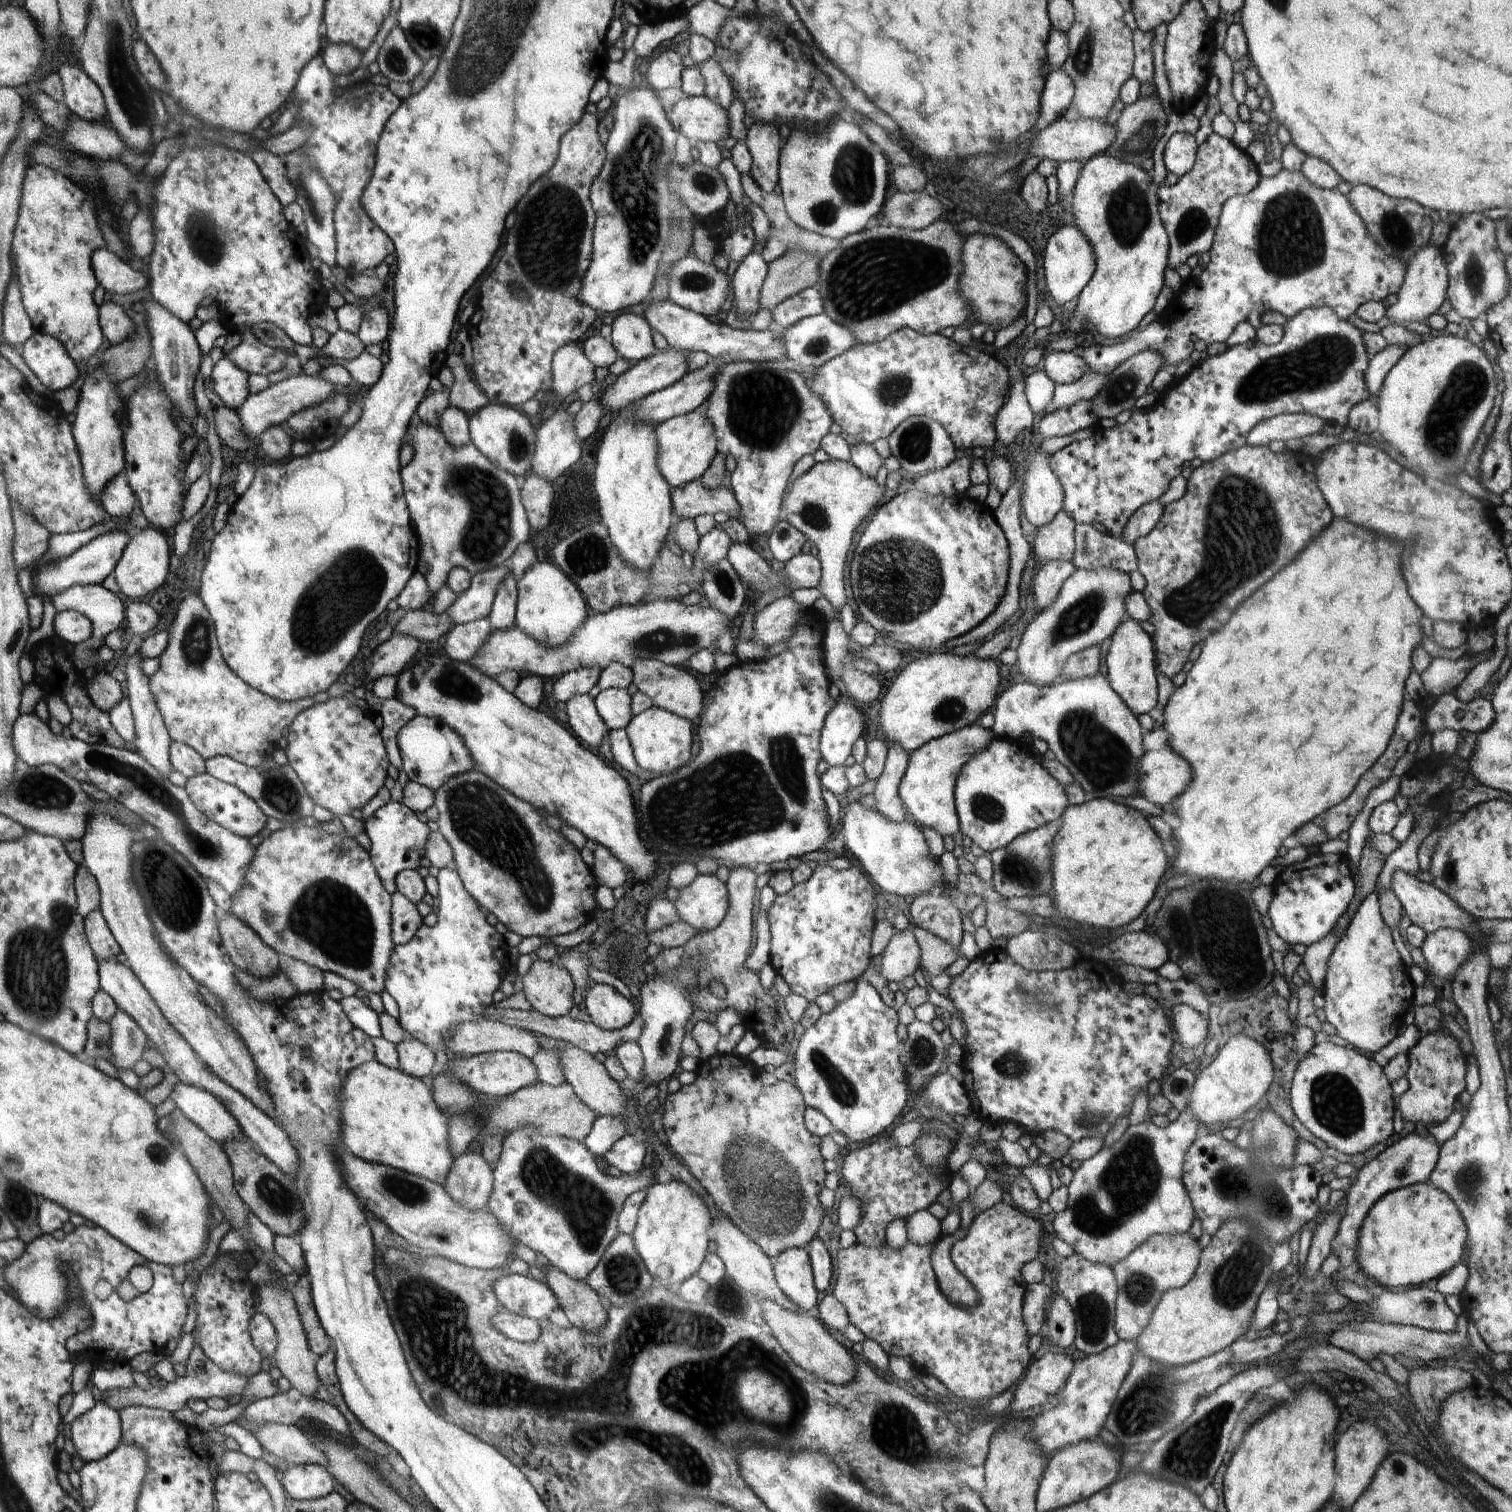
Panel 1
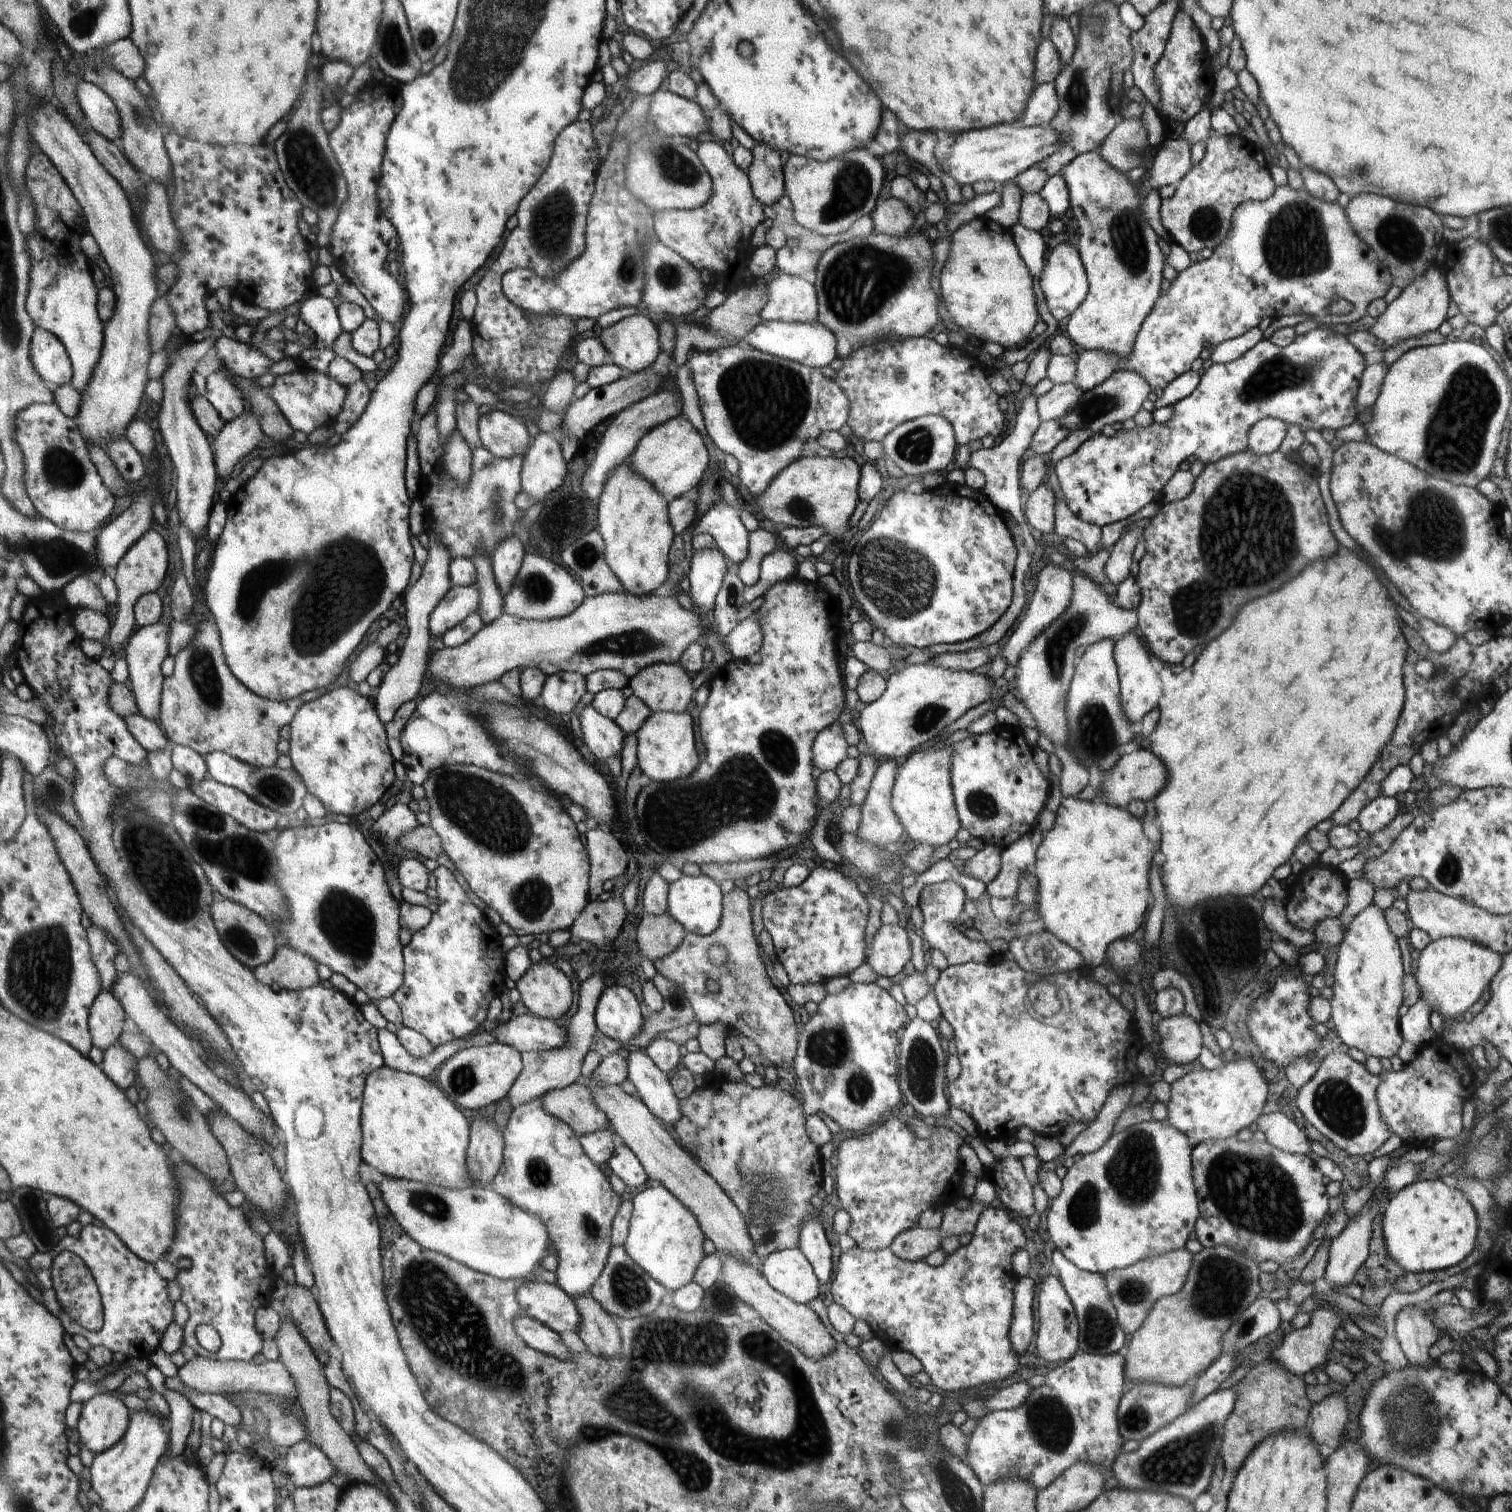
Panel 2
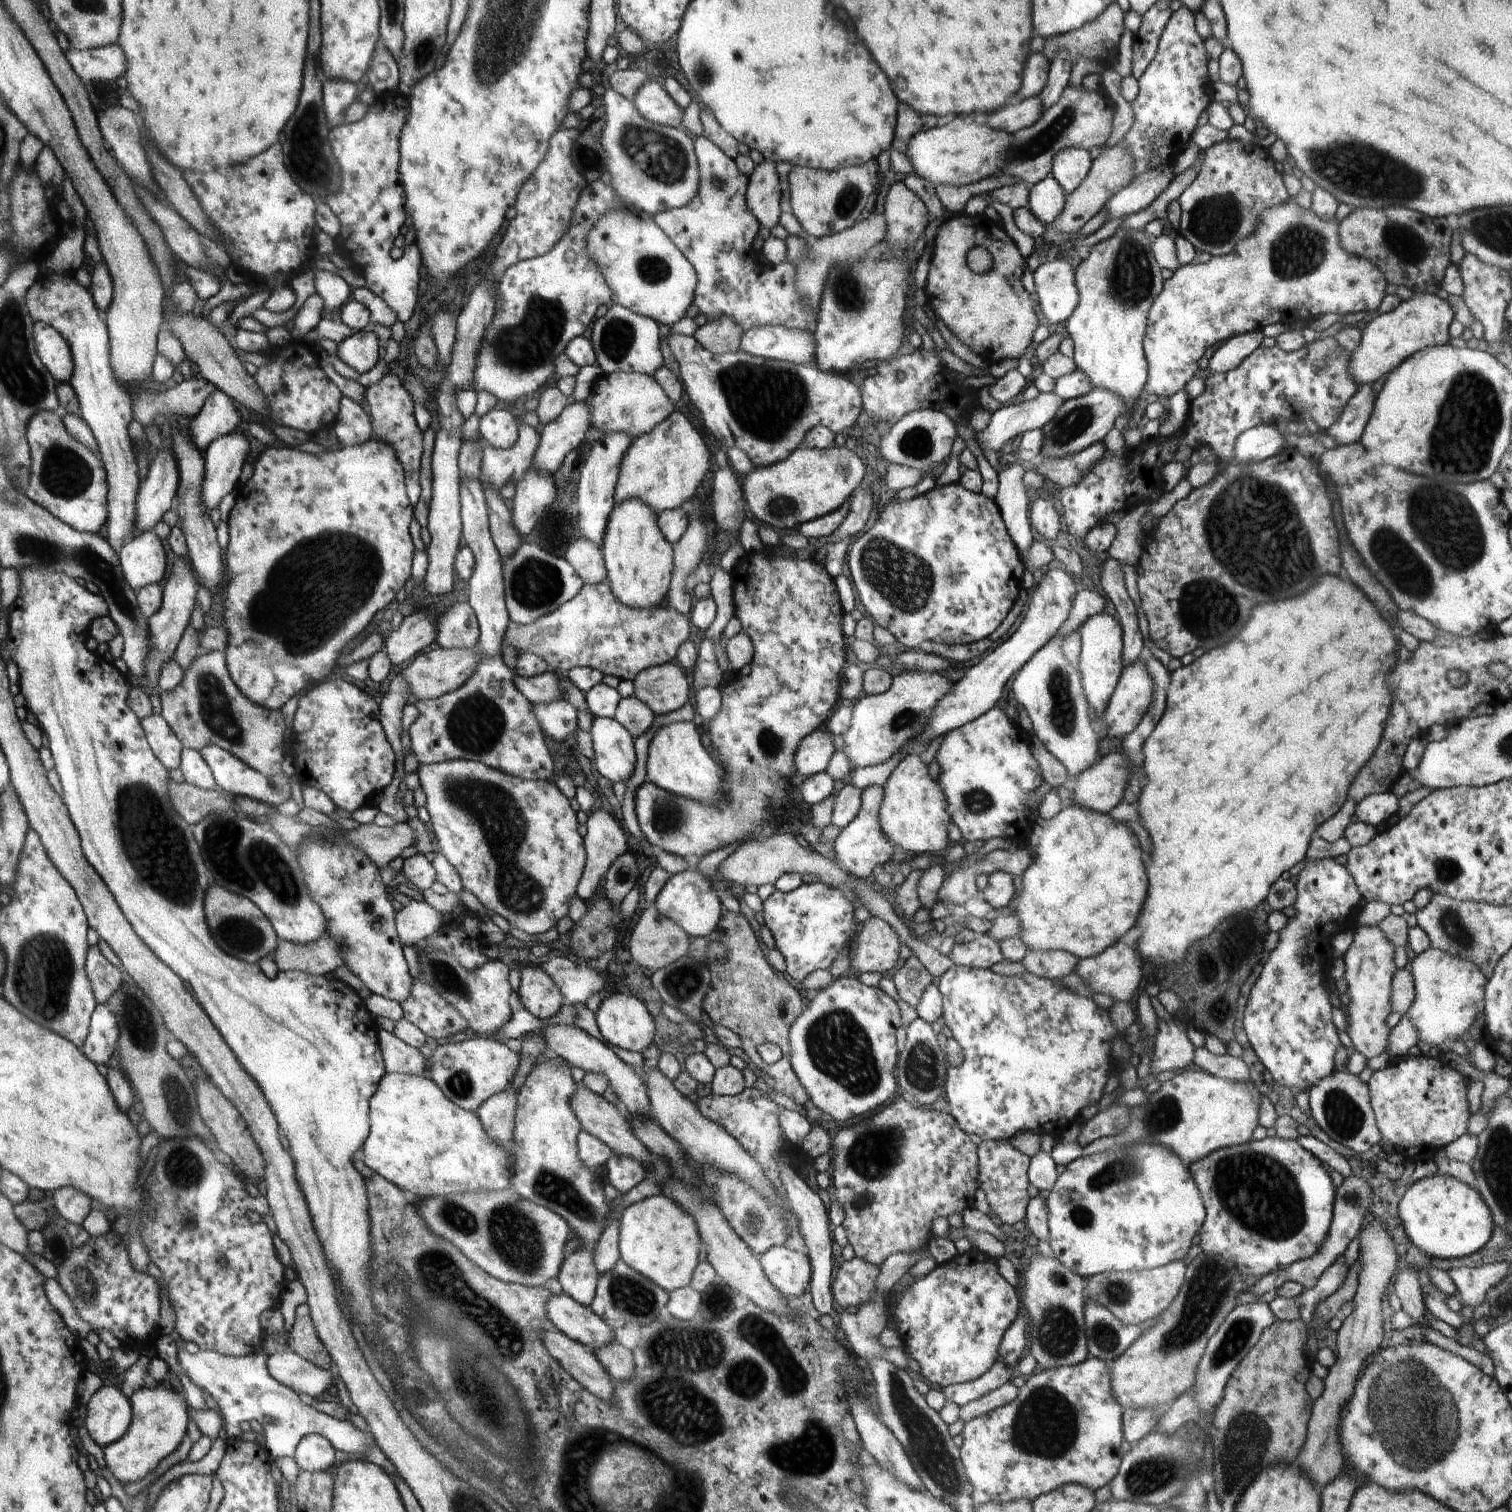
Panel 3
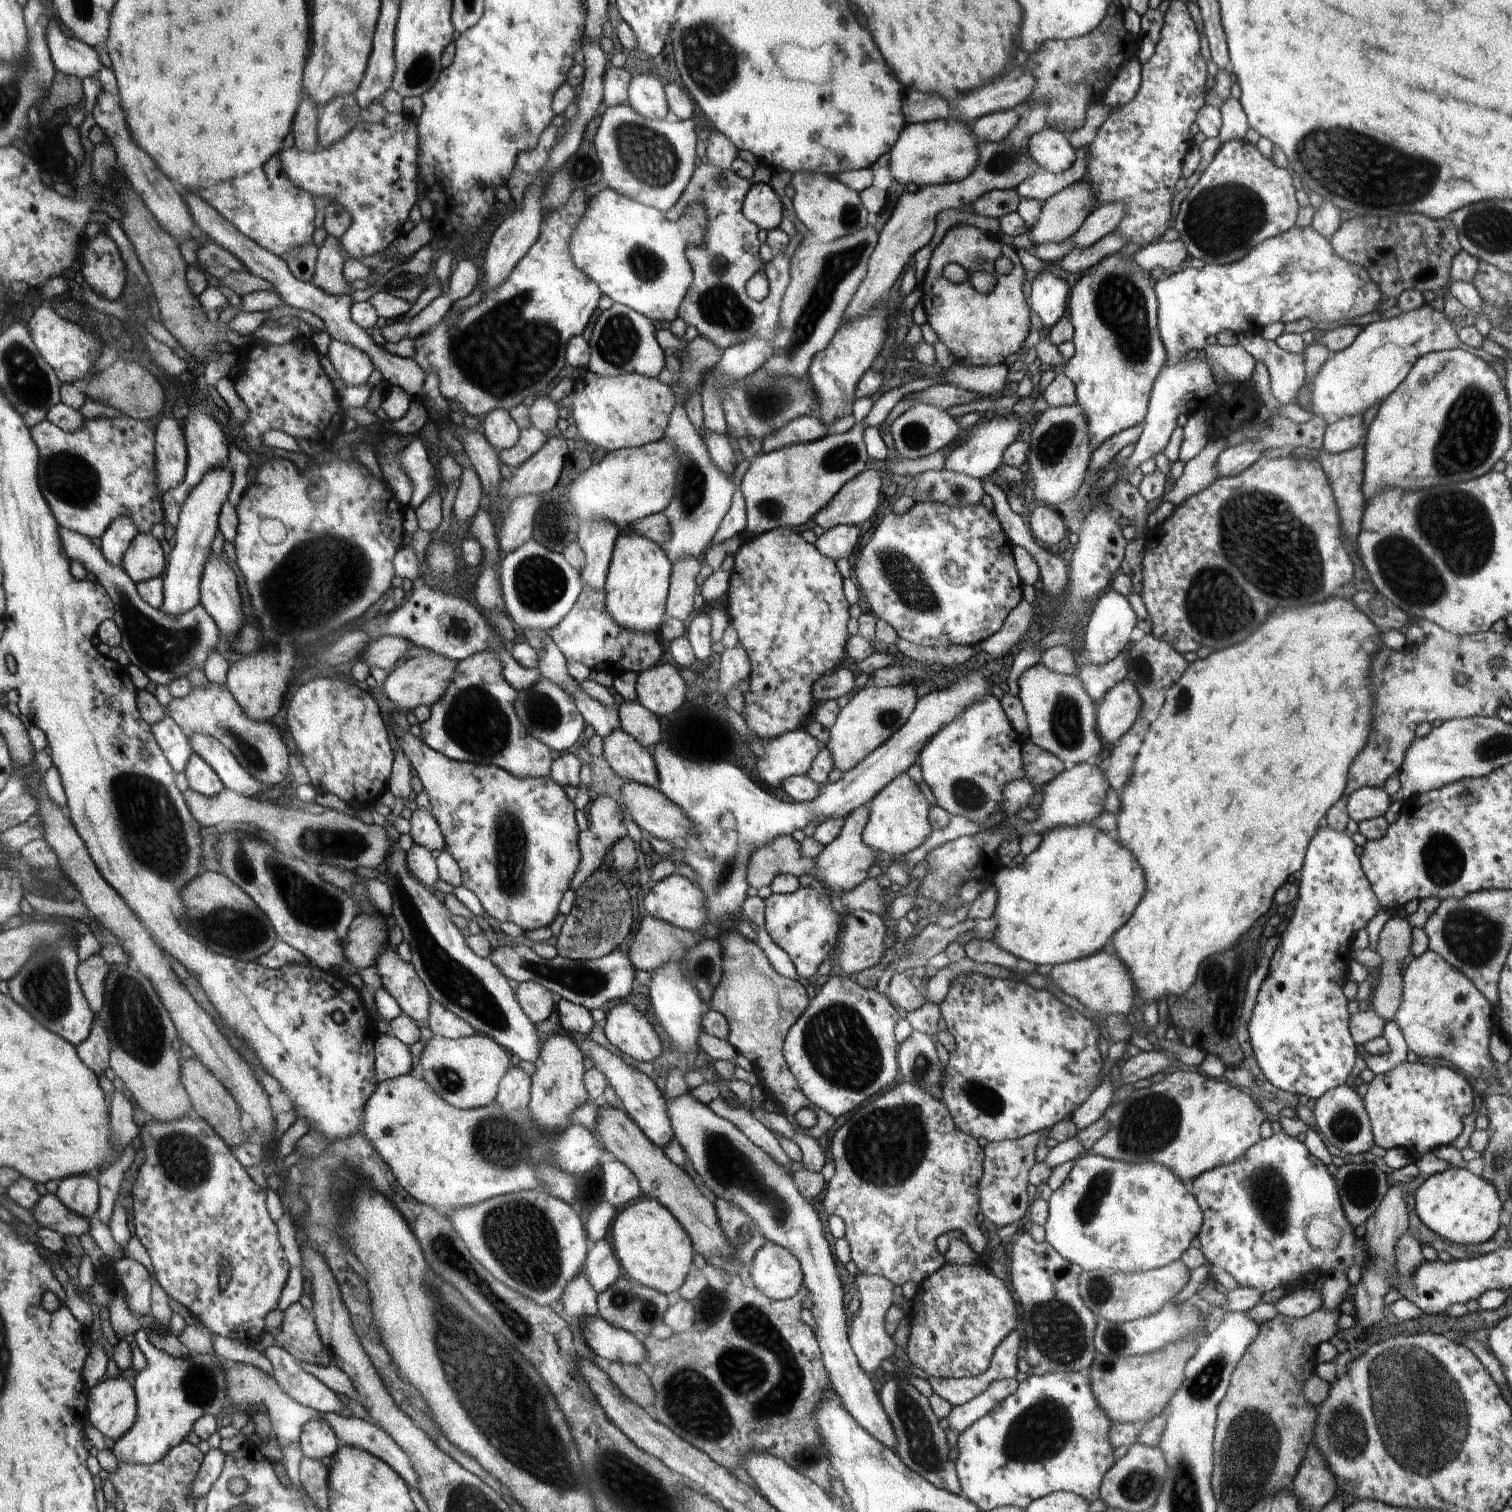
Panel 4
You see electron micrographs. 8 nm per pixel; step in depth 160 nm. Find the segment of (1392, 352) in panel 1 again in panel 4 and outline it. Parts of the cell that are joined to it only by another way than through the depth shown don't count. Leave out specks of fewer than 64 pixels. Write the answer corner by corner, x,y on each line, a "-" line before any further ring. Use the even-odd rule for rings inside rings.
1344,415
1327,425
1323,436
1323,448
1329,453
1343,453
1365,442
1367,430
1363,415

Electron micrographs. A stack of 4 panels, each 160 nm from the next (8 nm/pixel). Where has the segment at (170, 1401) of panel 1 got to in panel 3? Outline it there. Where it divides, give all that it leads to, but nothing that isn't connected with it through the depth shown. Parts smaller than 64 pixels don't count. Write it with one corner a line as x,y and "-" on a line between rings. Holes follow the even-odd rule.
292,1351
276,1352
266,1362
270,1376
296,1395
322,1396
334,1385
334,1372
323,1370

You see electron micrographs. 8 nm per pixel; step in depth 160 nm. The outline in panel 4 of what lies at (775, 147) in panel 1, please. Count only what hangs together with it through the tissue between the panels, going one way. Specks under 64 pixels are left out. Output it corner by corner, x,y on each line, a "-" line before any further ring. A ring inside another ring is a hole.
752,183
744,198
745,216
763,228
764,232
778,229
782,220
782,204
778,194
766,183

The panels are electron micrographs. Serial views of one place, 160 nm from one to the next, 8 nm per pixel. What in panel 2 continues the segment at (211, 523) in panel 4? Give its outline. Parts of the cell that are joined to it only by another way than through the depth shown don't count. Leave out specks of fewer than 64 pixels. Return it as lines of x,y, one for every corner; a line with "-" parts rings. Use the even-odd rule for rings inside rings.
251,410
226,423
222,432
215,437
212,446
215,469
222,477
230,475
237,462
258,446
263,437
263,430
-
158,622
140,627
130,638
125,657
129,664
129,679
136,697
138,714
145,716
149,721
154,721
158,726
161,715
161,692
165,680
165,676
160,671
160,665
167,656
169,624

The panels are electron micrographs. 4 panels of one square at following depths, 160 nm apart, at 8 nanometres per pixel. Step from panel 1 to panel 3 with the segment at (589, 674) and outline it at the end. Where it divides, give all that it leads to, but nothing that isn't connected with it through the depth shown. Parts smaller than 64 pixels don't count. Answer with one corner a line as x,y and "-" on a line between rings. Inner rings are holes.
545,671
539,676
513,676
517,689
520,690
531,704
550,704
554,700
564,699
560,674

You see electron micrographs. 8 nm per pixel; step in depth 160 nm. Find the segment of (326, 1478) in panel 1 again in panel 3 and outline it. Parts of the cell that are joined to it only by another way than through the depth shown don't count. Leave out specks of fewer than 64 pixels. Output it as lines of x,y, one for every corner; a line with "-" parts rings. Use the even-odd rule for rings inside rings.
320,1434
304,1436
295,1447
294,1461
300,1470
325,1472
336,1460
334,1446

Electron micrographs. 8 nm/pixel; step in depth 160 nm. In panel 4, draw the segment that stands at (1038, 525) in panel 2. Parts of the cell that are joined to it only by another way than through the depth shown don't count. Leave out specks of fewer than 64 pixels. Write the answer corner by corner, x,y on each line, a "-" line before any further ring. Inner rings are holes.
1048,505
1036,507
1030,516
1030,530
1039,544
1060,549
1066,542
1067,530
1061,515

